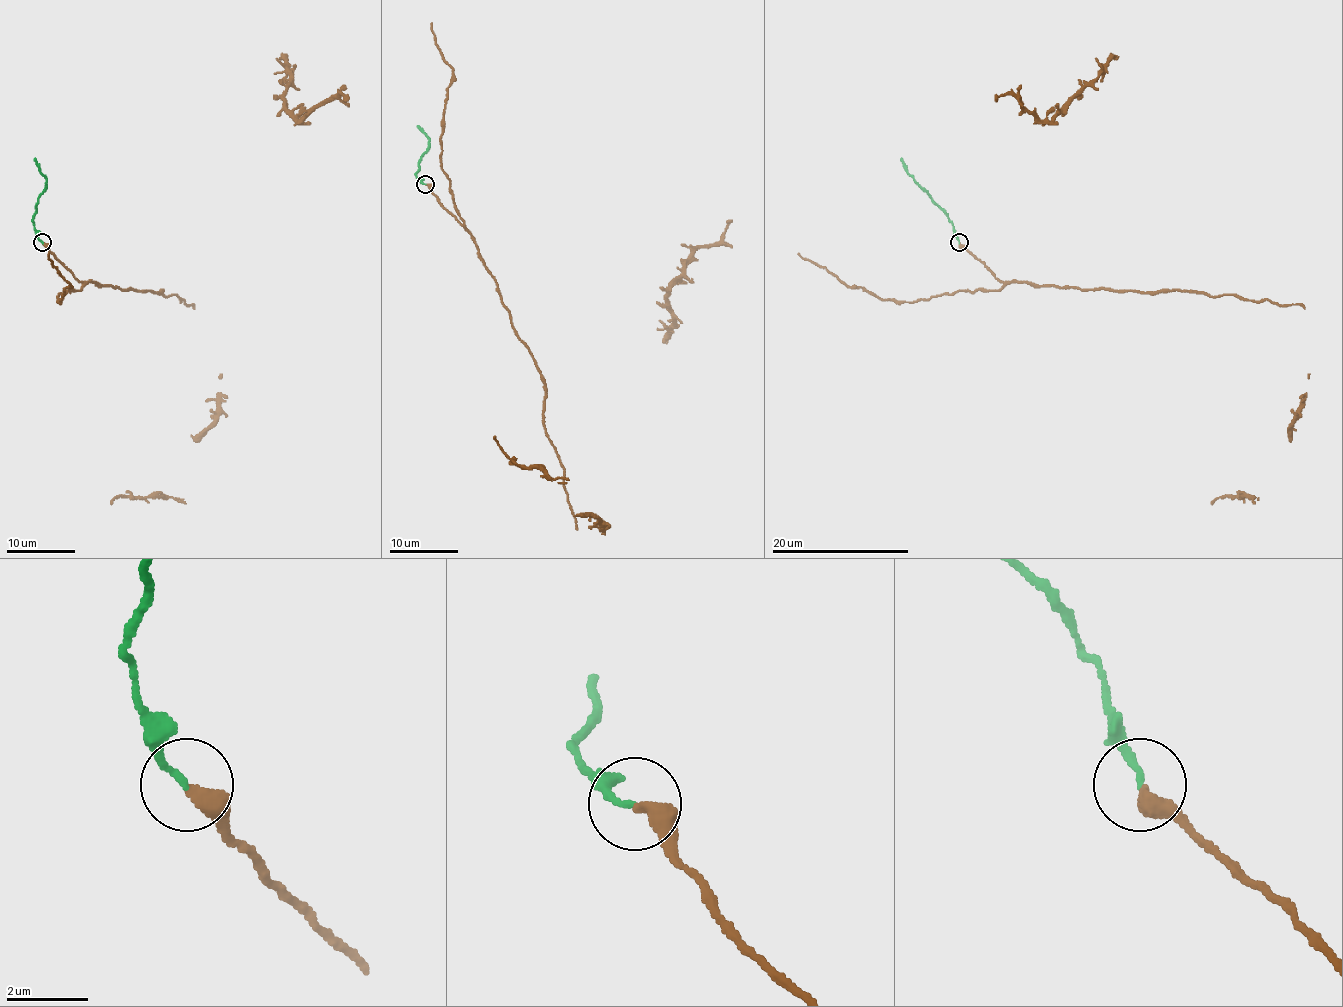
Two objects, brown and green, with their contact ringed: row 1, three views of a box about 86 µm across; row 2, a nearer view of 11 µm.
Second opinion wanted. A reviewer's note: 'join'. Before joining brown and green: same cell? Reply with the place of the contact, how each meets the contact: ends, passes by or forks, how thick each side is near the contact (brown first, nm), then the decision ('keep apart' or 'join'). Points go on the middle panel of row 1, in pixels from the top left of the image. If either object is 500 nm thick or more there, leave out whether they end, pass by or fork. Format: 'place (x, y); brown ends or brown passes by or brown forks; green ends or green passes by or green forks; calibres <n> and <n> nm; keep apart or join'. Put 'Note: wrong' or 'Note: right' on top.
Note: right
place (425, 184); brown ends; green ends; calibres 380 and 160 nm; join

